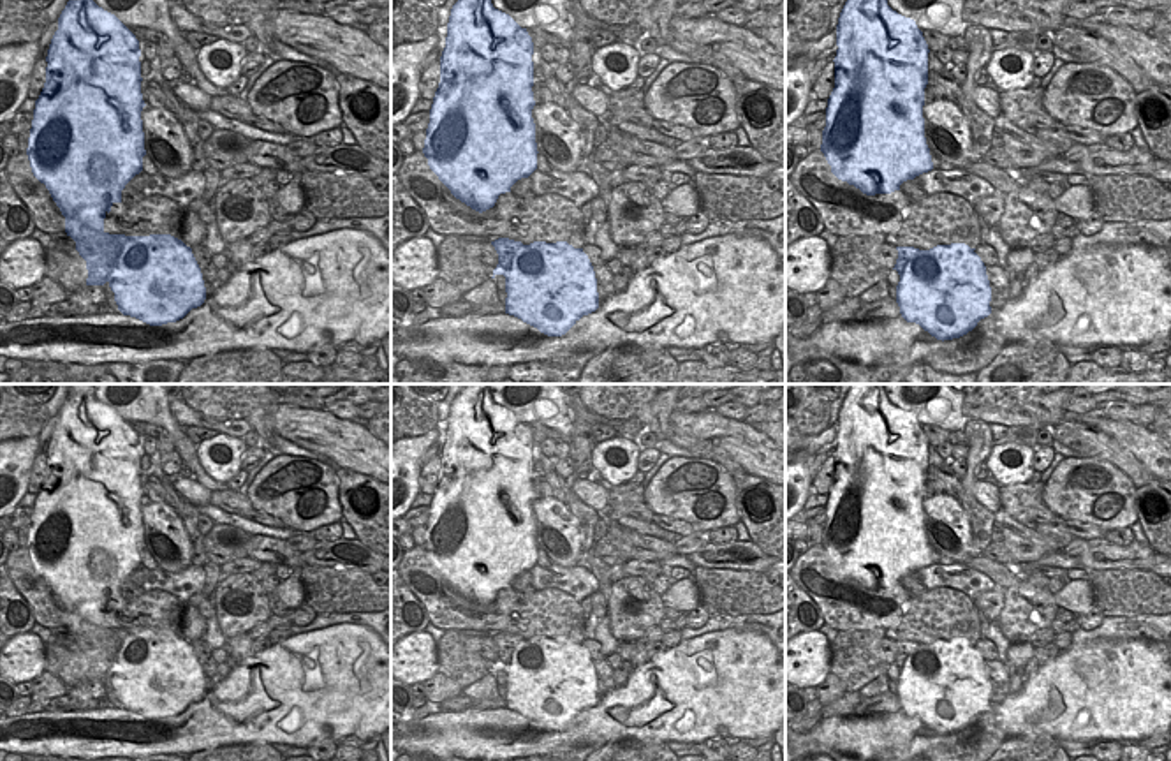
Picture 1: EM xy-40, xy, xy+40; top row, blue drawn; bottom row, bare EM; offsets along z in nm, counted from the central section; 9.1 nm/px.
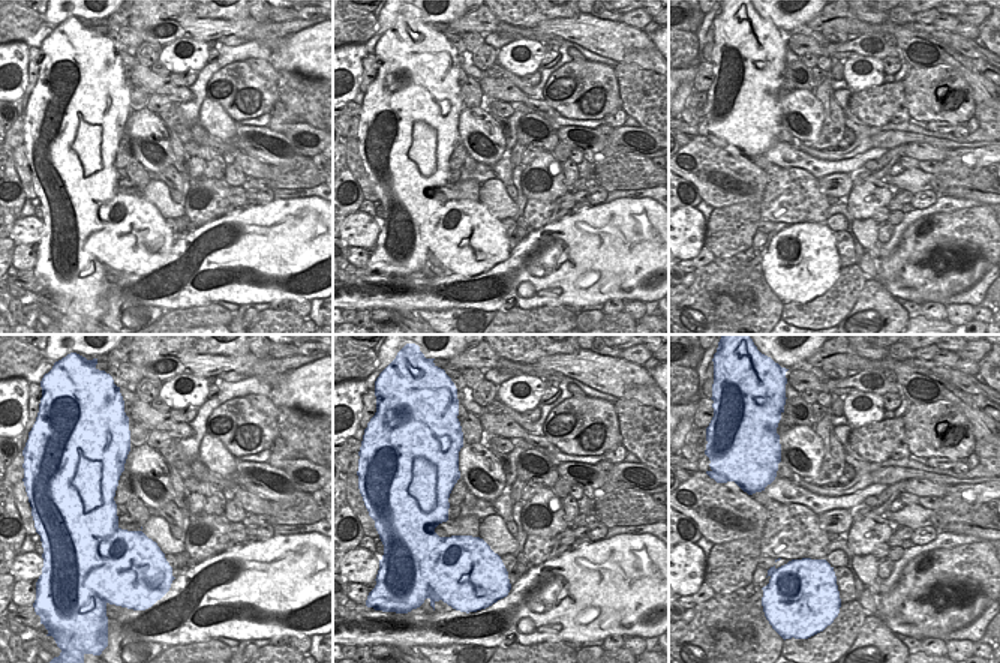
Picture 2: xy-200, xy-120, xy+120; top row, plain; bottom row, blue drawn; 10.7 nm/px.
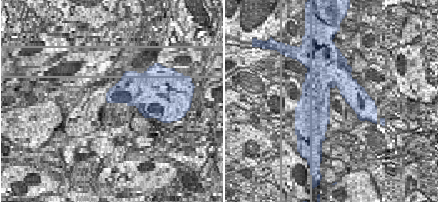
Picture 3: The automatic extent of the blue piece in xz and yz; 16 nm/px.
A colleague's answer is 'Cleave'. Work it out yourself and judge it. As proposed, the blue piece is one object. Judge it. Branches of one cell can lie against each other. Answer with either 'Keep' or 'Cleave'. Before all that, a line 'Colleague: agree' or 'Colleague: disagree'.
Colleague: agree
Cleave

